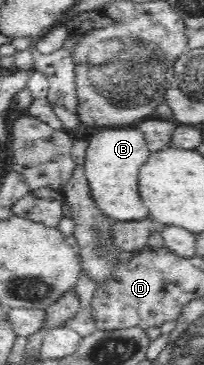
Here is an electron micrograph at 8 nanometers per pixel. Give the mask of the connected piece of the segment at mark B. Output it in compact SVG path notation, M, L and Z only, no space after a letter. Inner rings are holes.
M122 127L119 129L115 128L105 128L98 133L92 135L89 139L88 150L86 152L85 160L85 174L90 184L90 191L92 191L92 197L96 202L97 207L114 221L136 221L145 220L149 218L149 211L142 200L140 199L140 192L138 191L138 176L140 170L146 160L150 158L152 153L148 151L148 146L144 134L140 132L137 128Z

